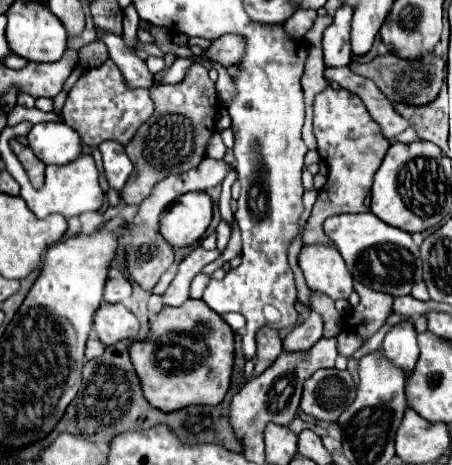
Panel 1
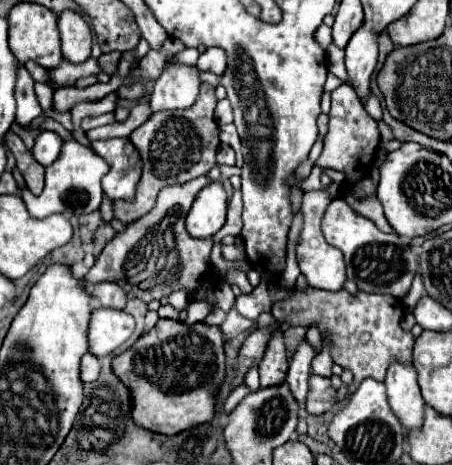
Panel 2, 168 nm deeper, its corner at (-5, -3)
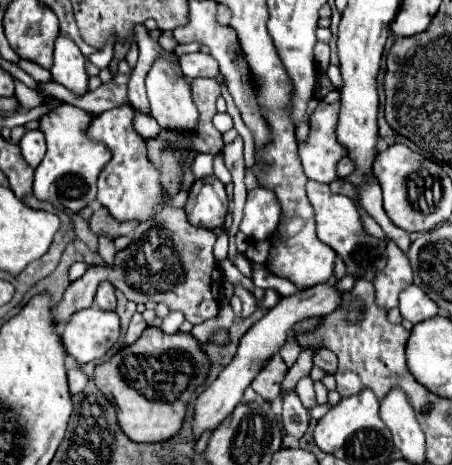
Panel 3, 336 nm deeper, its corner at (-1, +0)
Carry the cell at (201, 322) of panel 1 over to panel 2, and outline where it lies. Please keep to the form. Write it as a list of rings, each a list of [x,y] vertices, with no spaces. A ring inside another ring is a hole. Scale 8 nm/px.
[[[160,319],[154,329],[142,335],[132,349],[126,349],[112,361],[112,373],[130,389],[132,419],[138,427],[160,435],[178,435],[194,425],[206,423],[214,415],[214,397],[224,381],[224,335],[220,327],[196,323],[192,327],[182,321]]]

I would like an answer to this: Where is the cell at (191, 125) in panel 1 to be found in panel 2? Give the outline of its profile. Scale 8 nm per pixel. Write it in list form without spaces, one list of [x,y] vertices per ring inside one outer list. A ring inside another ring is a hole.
[[[202,83],[198,99],[188,111],[154,113],[142,127],[138,127],[130,135],[130,141],[142,155],[144,171],[138,183],[138,193],[134,203],[112,201],[114,217],[122,225],[130,225],[142,215],[150,213],[156,205],[156,197],[162,187],[184,185],[200,175],[206,175],[216,165],[216,149],[220,145],[220,139],[218,139],[218,123],[214,119],[214,107],[216,107],[214,87],[208,87],[206,83]]]

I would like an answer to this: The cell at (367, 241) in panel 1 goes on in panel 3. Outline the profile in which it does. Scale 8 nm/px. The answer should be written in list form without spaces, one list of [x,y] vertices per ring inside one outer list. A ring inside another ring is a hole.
[[[308,180],[306,184],[308,190],[308,198],[314,206],[316,212],[316,226],[318,226],[318,238],[328,244],[346,264],[348,274],[374,282],[376,274],[380,270],[386,268],[388,256],[386,256],[386,242],[368,234],[362,222],[362,214],[356,208],[354,200],[348,196],[340,196],[340,194],[332,194],[330,188],[326,184],[316,184],[316,180]]]

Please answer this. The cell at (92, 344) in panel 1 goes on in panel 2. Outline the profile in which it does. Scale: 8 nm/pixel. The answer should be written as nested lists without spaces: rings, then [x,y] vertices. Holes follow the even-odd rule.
[[[86,353],[82,357],[82,365],[80,365],[80,379],[82,379],[82,383],[96,381],[98,373],[100,373],[100,361],[96,357],[92,357],[90,353]]]

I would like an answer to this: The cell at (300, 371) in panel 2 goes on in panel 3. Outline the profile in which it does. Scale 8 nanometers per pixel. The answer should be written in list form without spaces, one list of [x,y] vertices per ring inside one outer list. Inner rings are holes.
[[[288,390],[282,394],[282,426],[286,434],[292,434],[296,438],[302,438],[302,434],[308,428],[310,414],[308,410],[300,404],[300,398],[296,396],[296,390]]]

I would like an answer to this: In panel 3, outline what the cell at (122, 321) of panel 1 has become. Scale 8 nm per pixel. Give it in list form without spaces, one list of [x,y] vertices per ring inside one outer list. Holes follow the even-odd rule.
[[[88,308],[74,312],[60,328],[66,352],[80,364],[102,358],[120,338],[120,318],[116,312]]]

